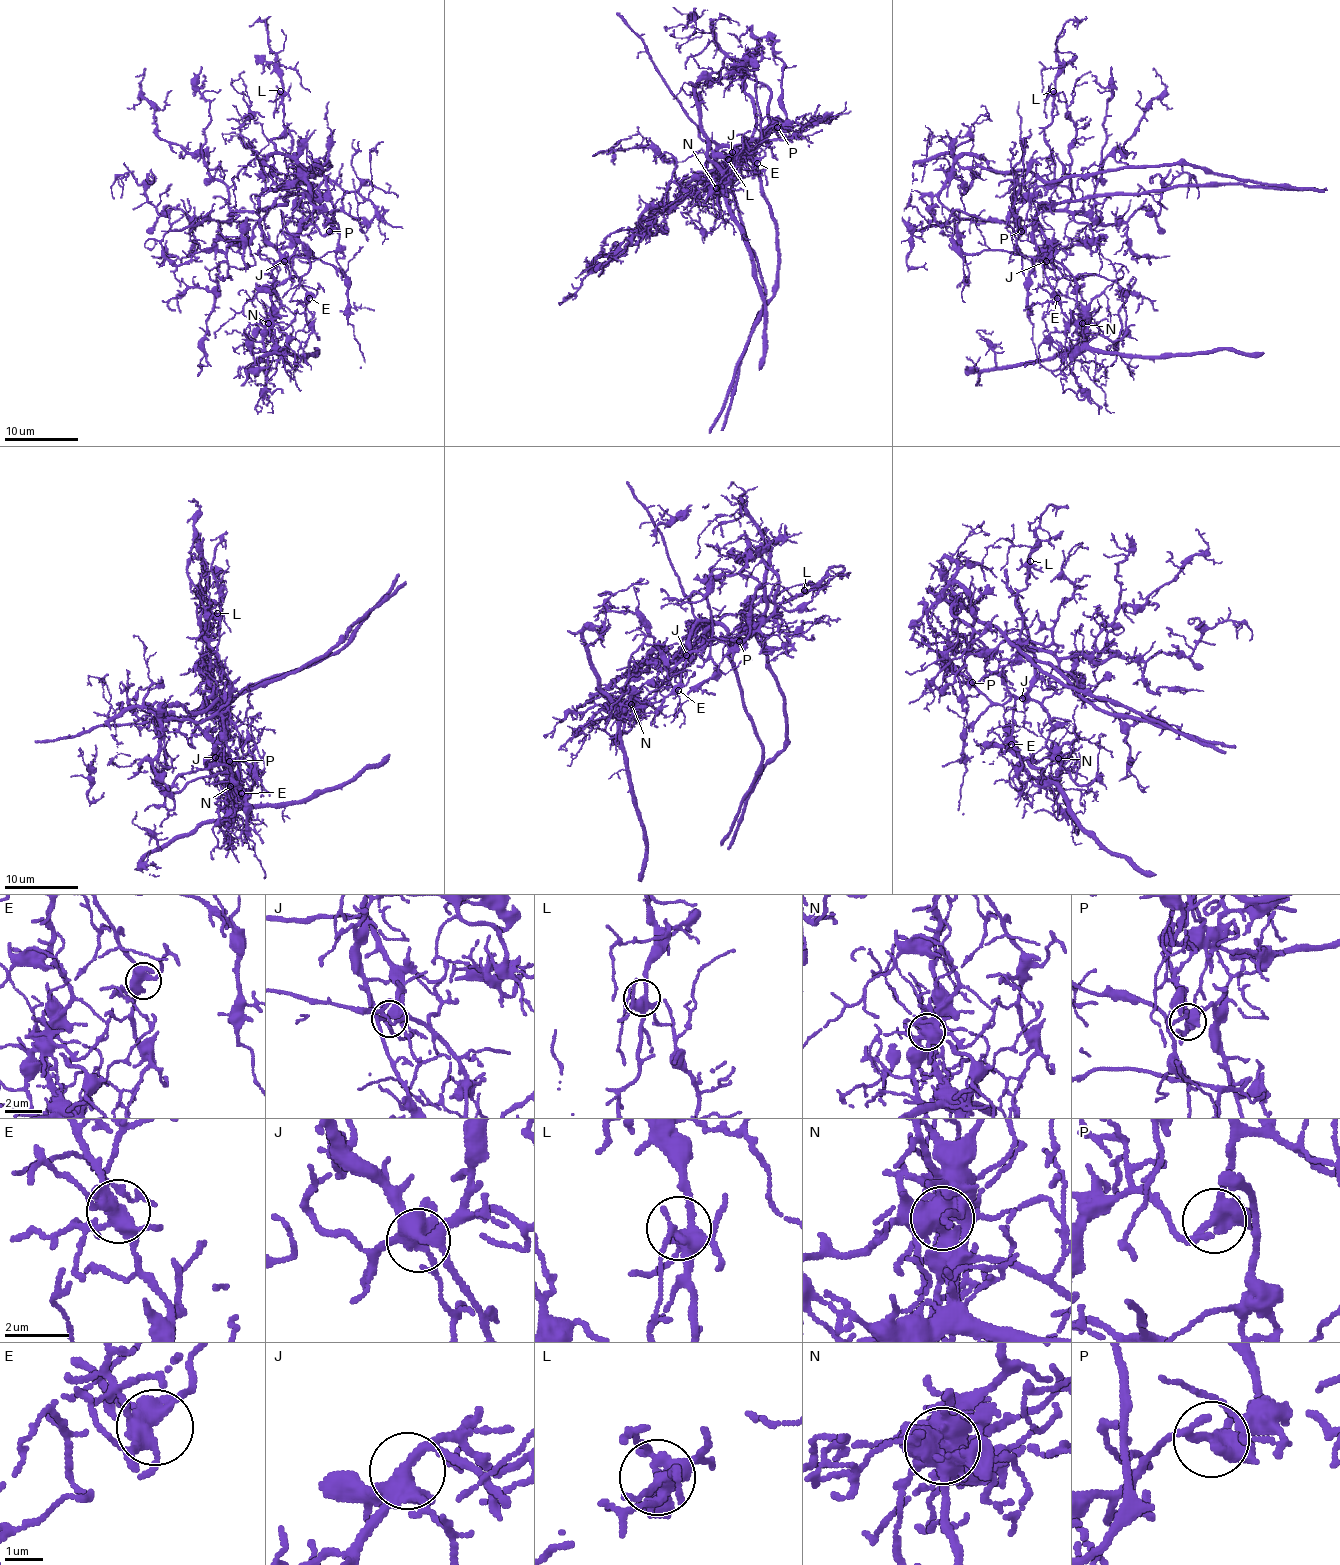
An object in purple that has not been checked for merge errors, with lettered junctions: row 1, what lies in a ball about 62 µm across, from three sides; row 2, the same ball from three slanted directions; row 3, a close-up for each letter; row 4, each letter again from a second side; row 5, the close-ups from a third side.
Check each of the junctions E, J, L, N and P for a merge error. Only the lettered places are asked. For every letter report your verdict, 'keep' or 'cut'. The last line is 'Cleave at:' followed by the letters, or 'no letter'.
E: keep
J: keep
L: keep
N: cut
P: cut
Cleave at: N, P

